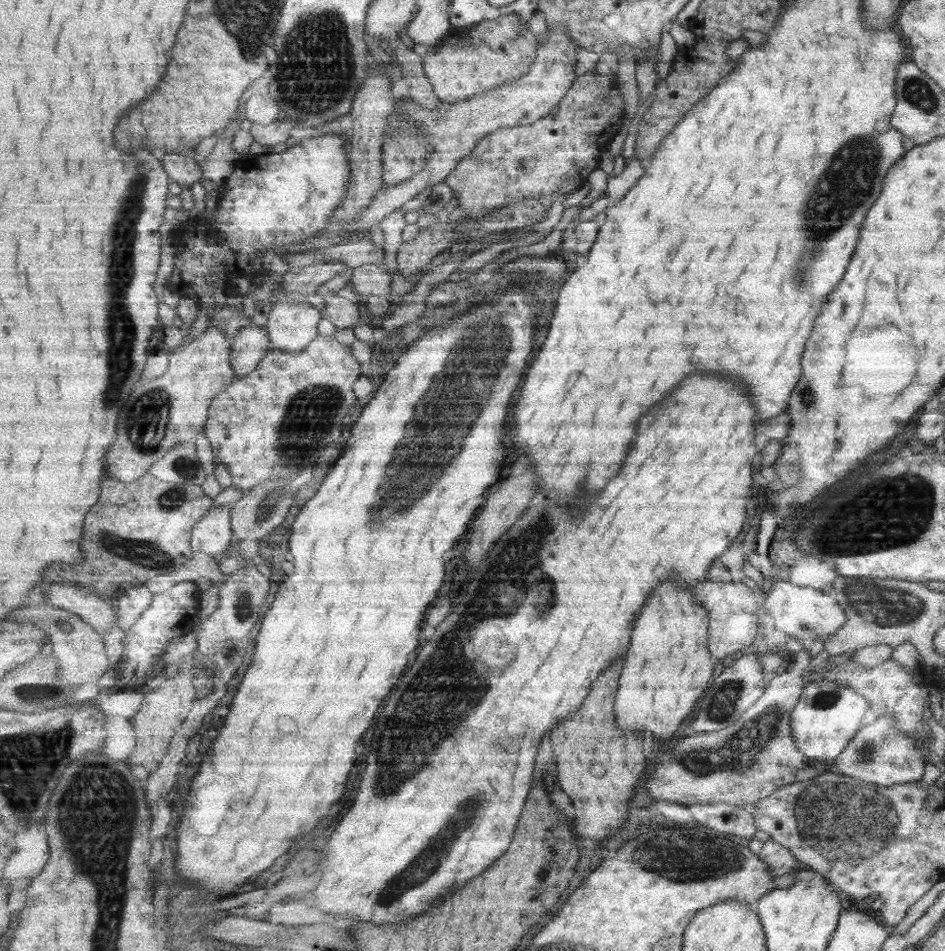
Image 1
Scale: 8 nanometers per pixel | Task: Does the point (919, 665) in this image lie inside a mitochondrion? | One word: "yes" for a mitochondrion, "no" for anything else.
no

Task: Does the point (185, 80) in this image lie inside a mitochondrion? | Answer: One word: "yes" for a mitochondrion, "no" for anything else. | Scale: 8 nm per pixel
no

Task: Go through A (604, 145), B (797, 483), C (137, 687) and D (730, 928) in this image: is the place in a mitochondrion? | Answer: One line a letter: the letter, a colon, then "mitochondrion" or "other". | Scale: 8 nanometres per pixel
A: other
B: mitochondrion
C: other
D: other

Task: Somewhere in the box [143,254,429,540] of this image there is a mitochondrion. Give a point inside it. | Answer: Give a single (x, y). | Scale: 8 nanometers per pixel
(306, 419)

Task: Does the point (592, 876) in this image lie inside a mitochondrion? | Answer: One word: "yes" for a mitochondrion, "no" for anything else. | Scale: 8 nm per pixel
no

